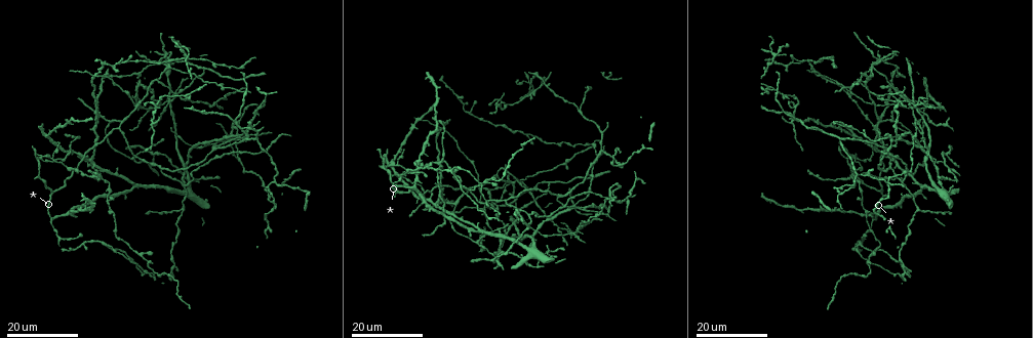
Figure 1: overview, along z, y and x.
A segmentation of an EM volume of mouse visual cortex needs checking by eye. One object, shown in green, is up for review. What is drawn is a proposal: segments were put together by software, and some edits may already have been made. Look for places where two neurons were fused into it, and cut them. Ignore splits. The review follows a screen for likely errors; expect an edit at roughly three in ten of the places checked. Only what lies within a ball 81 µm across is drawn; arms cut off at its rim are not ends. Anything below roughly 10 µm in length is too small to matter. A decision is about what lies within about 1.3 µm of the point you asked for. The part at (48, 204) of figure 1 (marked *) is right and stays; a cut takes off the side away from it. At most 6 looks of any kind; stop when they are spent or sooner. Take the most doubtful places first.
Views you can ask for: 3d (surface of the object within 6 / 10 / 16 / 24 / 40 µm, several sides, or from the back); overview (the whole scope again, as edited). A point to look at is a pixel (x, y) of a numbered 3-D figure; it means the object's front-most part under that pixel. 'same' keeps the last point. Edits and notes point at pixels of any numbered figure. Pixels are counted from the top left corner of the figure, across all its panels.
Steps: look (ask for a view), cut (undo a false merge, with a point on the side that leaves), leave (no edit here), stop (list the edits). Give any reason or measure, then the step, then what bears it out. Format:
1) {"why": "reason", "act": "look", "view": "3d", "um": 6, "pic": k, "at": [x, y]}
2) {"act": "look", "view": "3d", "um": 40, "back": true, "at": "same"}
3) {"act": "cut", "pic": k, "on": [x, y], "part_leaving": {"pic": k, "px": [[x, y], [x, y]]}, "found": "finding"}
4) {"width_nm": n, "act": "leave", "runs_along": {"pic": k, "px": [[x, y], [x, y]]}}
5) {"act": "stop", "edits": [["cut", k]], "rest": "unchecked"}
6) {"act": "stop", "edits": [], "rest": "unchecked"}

{"why": "a fork", "act": "look", "view": "3d", "um": 16, "pic": 1, "at": [574, 204]}

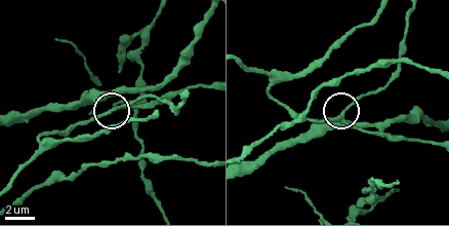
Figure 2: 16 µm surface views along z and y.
{"why": "closer look", "act": "look", "view": "3d", "um": 10, "pic": 2, "at": [341, 117]}

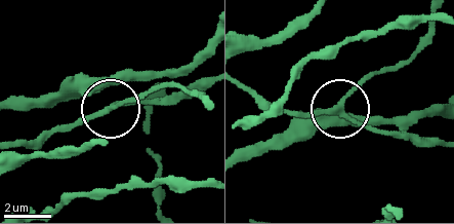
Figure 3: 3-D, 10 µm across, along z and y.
{"arms": 3, "act": "leave", "runs_along": {"pic": 3, "px": [[15, 147], [33, 145], [115, 106], [155, 106]]}, "found": "continuous, no second neuron"}

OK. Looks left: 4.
{"why": "looks like a crossing", "act": "look", "view": "3d", "um": 16, "pic": 1, "at": [167, 65]}

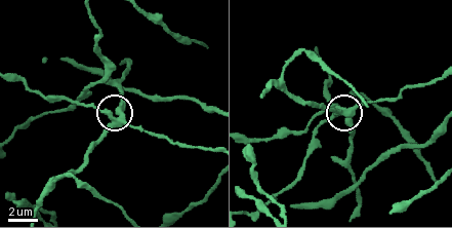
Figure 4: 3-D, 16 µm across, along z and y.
{"why": "zoom in", "act": "look", "view": "3d", "um": 6, "pic": 4, "at": [110, 113]}

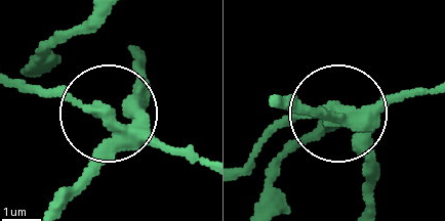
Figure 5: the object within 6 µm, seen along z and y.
{"arms": 4, "act": "cut", "pic": 5, "on": [181, 153], "found": "a second neuron is stuck on"}

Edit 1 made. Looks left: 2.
{"act": "stop", "edits": [["cut", 5]], "rest": "unchecked"}

